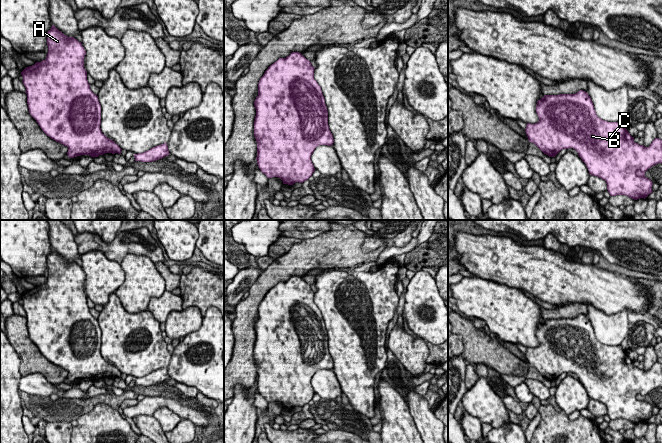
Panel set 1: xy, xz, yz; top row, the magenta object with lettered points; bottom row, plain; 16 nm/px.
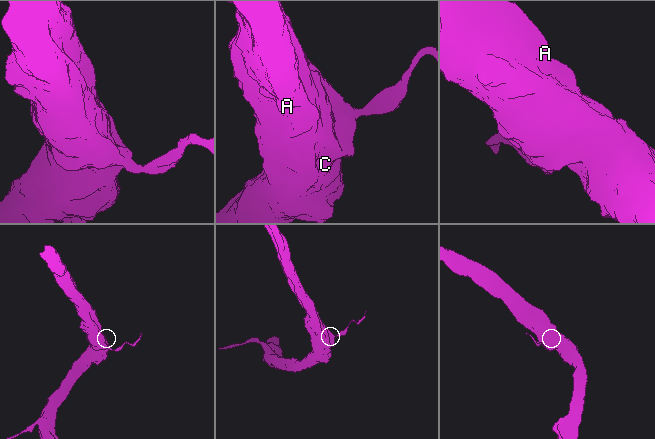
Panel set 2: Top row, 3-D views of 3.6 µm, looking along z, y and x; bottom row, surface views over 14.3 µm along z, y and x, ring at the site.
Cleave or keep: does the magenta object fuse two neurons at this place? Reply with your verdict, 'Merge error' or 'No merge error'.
No merge error

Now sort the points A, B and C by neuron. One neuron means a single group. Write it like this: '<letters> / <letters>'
A B C

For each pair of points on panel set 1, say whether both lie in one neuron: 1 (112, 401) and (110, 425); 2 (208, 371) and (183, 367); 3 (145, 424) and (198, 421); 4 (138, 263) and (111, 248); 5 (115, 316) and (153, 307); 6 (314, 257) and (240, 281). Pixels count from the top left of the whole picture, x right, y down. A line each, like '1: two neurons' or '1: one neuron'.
1: two neurons
2: one neuron
3: two neurons
4: two neurons
5: two neurons
6: two neurons

